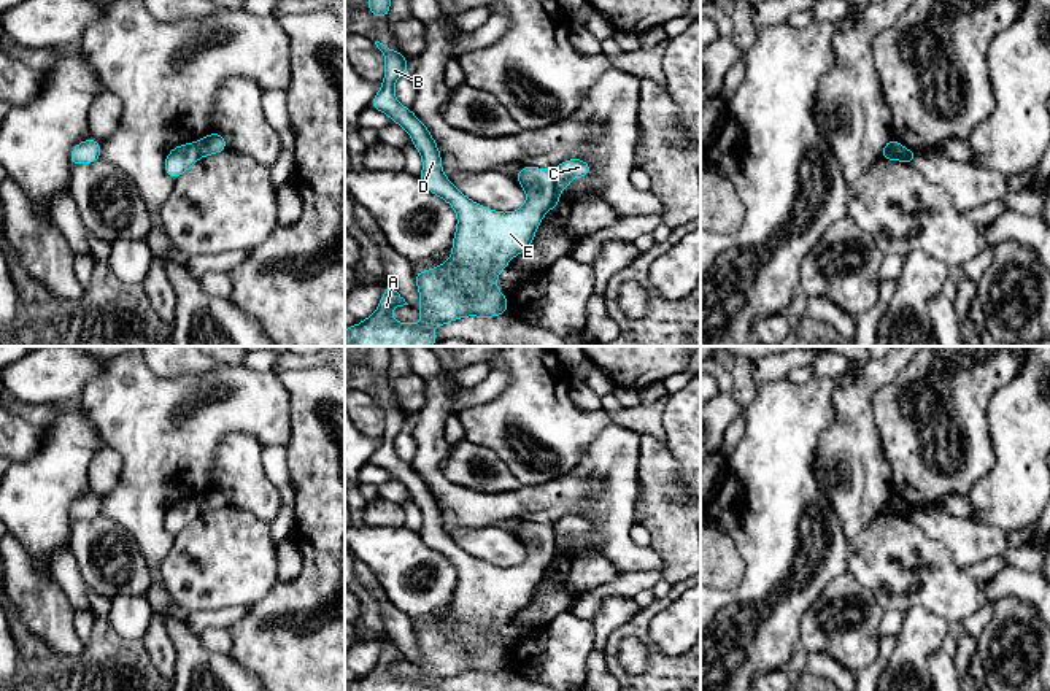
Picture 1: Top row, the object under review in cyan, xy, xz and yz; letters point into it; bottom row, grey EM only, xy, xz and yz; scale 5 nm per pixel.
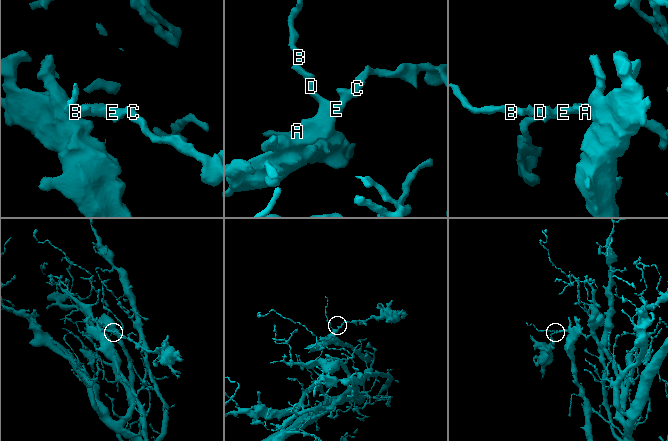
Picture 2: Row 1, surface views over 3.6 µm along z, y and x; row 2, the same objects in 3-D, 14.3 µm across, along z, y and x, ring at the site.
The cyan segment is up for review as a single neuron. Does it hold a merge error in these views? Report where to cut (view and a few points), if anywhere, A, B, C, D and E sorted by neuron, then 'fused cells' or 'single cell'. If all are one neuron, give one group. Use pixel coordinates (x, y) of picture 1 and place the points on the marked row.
xz (552, 170), (558, 191) | A B D E / C | fused cells

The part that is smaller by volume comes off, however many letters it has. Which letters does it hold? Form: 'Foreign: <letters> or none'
Foreign: C

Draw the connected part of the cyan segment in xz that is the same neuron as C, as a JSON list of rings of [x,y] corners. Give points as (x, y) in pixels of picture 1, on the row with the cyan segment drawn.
[[[567,159],[559,164],[554,170],[554,186],[558,192],[564,191],[569,183],[575,178],[593,173],[591,165],[583,159]]]

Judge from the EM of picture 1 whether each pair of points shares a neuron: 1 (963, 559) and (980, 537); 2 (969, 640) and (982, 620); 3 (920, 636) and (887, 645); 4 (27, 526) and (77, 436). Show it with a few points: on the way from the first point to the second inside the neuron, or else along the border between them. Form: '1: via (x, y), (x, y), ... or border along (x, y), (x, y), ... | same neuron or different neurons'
1: via (968, 555), (979, 542) | same neuron
2: via (971, 636), (977, 625) | same neuron
3: border along (896, 636), (893, 653), (880, 674) | different neurons
4: via (35, 504), (35, 497), (57, 475), (64, 458) | same neuron

